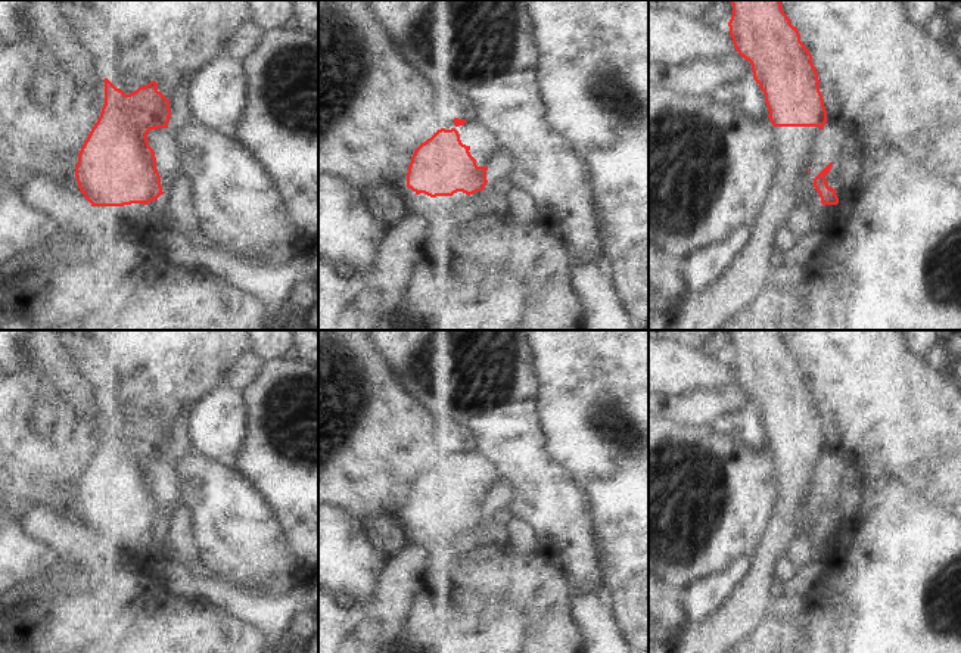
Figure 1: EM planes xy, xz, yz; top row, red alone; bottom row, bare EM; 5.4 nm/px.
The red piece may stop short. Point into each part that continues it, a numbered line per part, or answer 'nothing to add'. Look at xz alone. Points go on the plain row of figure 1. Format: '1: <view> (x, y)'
nothing to add

